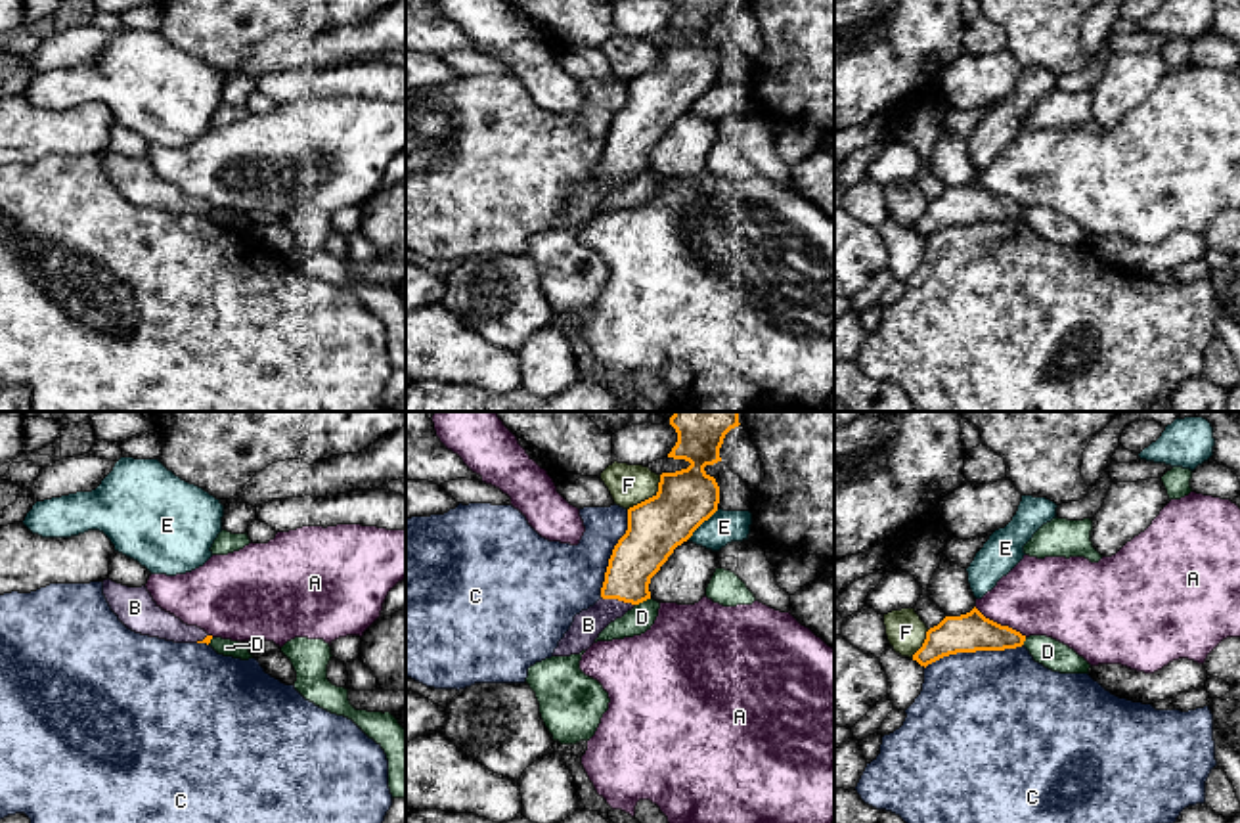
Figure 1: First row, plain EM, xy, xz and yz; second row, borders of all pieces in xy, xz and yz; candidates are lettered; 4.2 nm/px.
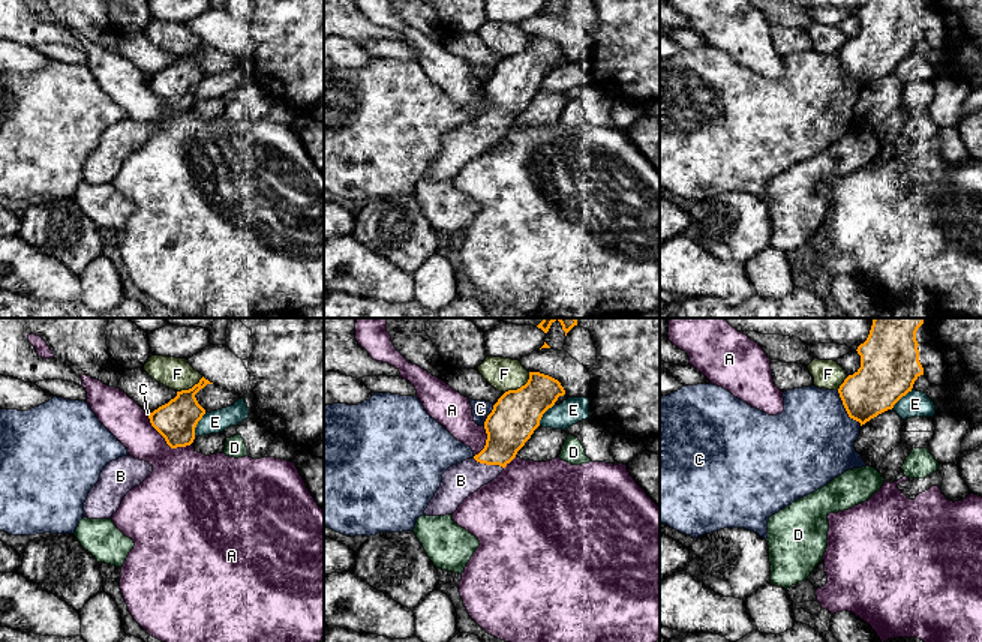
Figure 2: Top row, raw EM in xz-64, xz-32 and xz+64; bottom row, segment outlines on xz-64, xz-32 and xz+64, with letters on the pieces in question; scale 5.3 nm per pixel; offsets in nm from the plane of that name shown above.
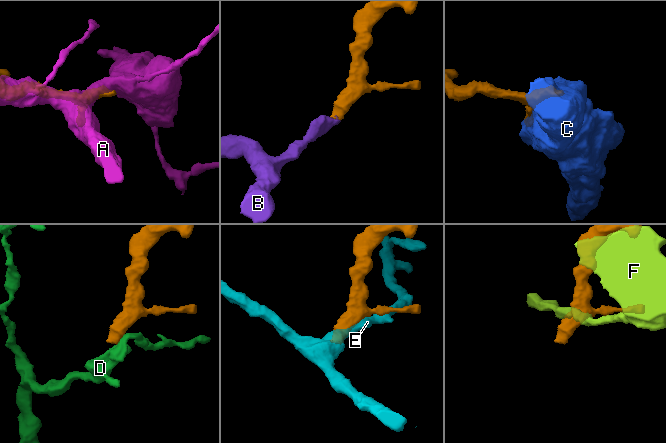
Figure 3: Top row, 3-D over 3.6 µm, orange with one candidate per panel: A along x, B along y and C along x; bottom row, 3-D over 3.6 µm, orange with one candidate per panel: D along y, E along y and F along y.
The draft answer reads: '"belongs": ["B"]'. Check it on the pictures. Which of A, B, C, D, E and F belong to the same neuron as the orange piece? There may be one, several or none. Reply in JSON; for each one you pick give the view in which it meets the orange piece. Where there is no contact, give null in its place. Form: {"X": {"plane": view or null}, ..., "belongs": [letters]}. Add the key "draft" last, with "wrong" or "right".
{"B": {"plane": "xz"}, "belongs": ["B"], "draft": "right"}

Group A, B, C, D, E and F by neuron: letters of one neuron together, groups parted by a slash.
A / B / C / D / E / F

